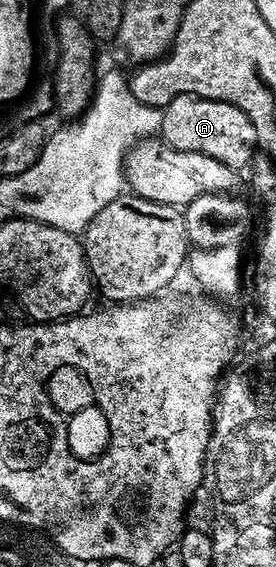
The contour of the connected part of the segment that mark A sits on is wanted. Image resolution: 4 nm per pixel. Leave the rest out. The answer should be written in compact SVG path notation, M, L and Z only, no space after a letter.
M187 93L178 95L178 99L164 106L163 111L160 133L163 140L176 149L210 155L210 159L218 159L237 171L243 170L243 165L250 164L252 156L258 153L254 123L236 105Z

